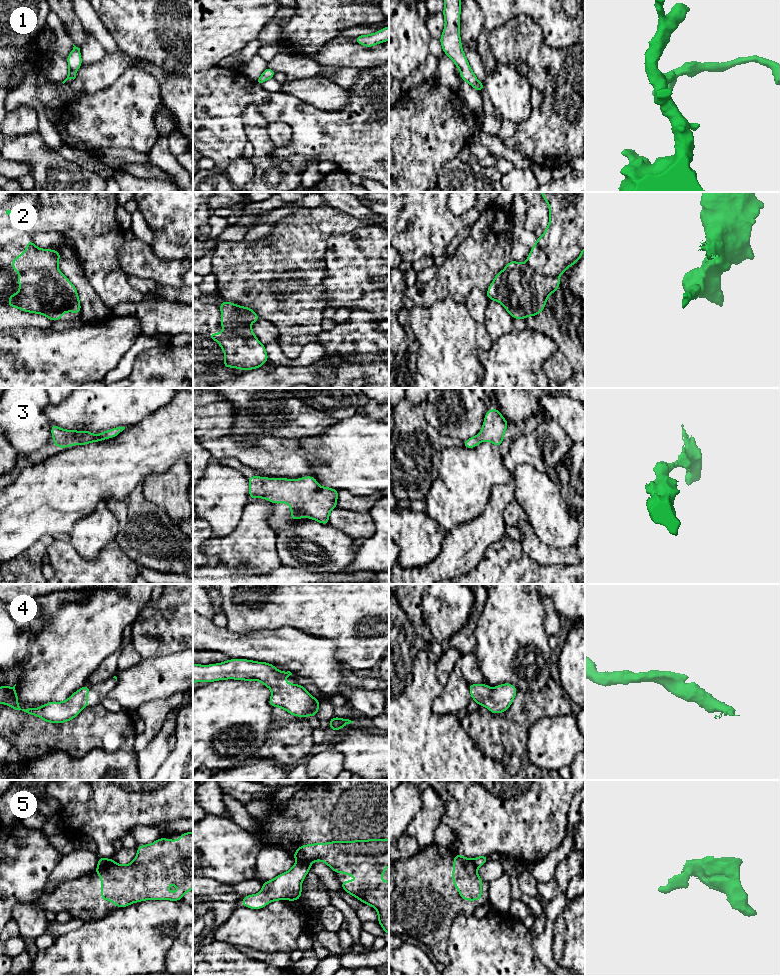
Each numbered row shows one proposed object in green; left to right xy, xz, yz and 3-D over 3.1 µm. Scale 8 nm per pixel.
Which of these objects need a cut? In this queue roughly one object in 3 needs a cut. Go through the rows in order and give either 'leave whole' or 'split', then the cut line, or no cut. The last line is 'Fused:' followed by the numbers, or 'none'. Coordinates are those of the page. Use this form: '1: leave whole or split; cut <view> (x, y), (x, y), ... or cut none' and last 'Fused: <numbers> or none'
1: leave whole; cut none
2: split; cut xy (57, 267), (27, 269), (21, 273)
3: leave whole; cut none
4: leave whole; cut none
5: split; cut xy (111, 859), (104, 864), (98, 865)
Fused: 2, 5

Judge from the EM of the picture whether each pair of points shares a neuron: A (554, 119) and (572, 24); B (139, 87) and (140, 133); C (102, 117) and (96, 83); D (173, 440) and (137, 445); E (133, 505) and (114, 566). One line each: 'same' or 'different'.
A: different
B: same
C: different
D: same
E: different

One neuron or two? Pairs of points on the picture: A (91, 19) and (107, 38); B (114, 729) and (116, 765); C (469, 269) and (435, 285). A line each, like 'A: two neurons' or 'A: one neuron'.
A: one neuron
B: two neurons
C: one neuron

